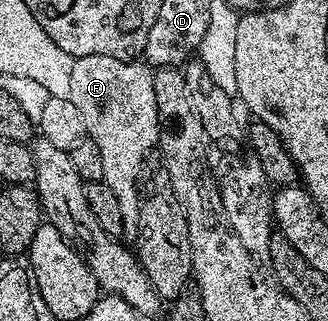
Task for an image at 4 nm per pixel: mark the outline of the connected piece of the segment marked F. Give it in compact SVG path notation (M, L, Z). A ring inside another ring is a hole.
M81 56L75 59L73 72L70 75L69 98L77 104L81 116L85 119L87 138L104 148L101 165L105 167L103 173L104 184L113 191L121 211L122 237L134 240L139 235L139 162L147 158L150 150L154 151L159 144L159 117L157 116L157 96L153 96L153 70L150 65L139 60L114 58L113 56Z

